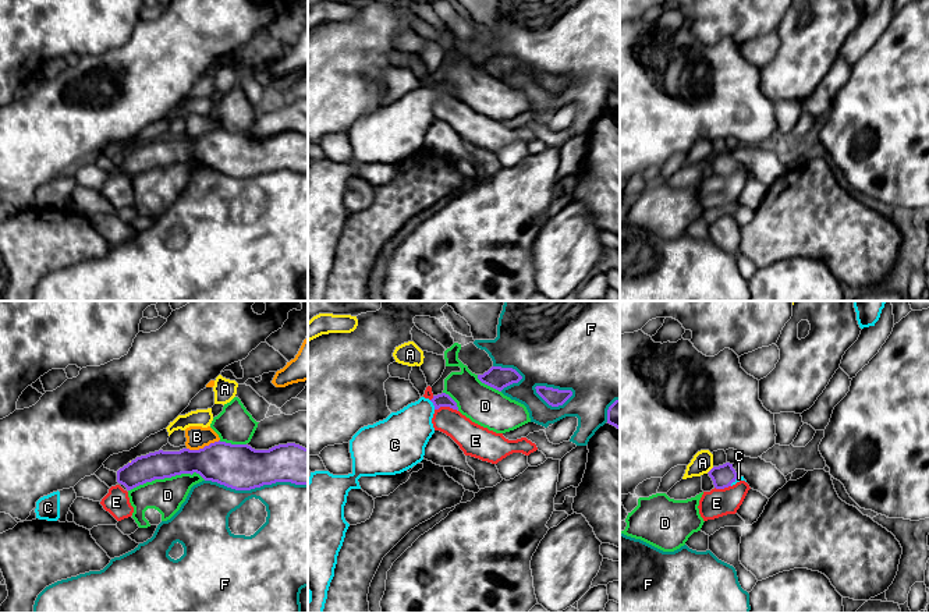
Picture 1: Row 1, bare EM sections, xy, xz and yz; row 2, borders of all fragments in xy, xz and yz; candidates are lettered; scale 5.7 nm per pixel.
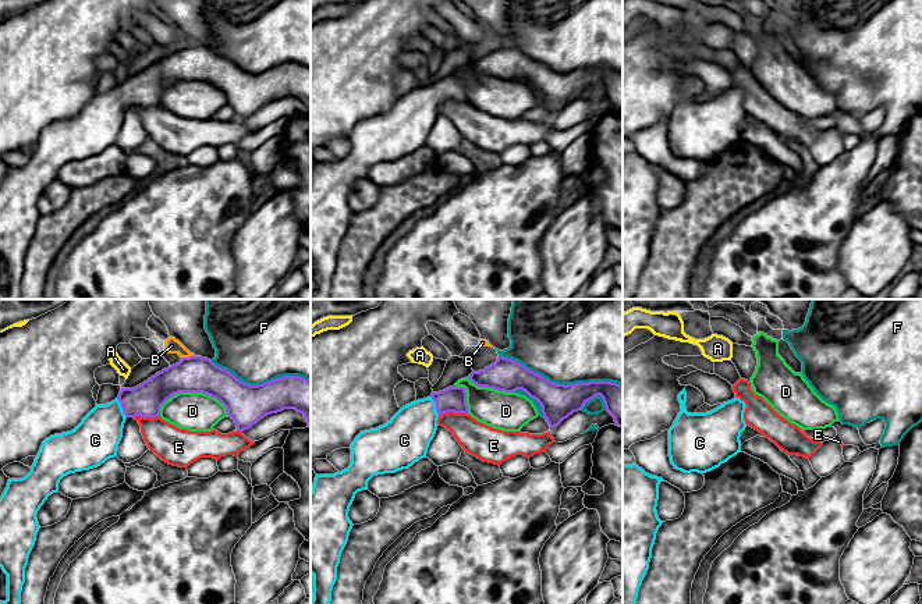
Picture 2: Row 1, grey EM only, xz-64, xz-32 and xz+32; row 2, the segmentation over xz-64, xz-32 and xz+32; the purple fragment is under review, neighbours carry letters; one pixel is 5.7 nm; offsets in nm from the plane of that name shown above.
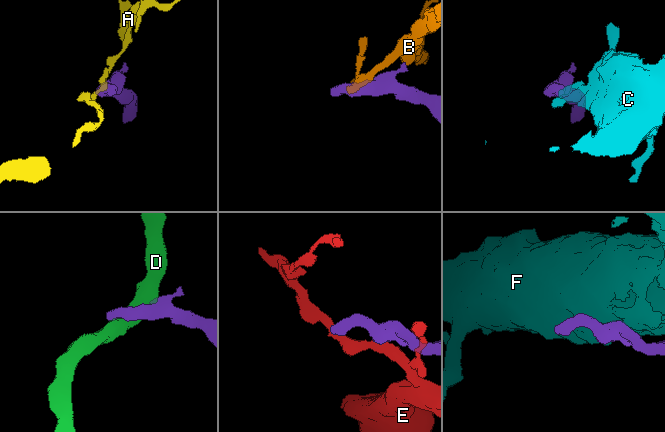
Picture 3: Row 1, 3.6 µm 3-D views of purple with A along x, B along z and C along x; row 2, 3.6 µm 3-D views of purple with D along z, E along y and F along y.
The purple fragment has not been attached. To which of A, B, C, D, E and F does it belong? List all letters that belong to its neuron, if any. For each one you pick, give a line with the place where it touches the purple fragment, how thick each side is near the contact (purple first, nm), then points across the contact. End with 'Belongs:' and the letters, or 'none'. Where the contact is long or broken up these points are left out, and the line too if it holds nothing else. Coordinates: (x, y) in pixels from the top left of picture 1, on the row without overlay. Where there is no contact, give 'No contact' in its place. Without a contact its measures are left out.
C: Touches purple at xz (433, 92). Thickness 80 nm (purple) against 280 nm. Path across: xz (440, 88), (433, 92), (403, 123)
Belongs: C

